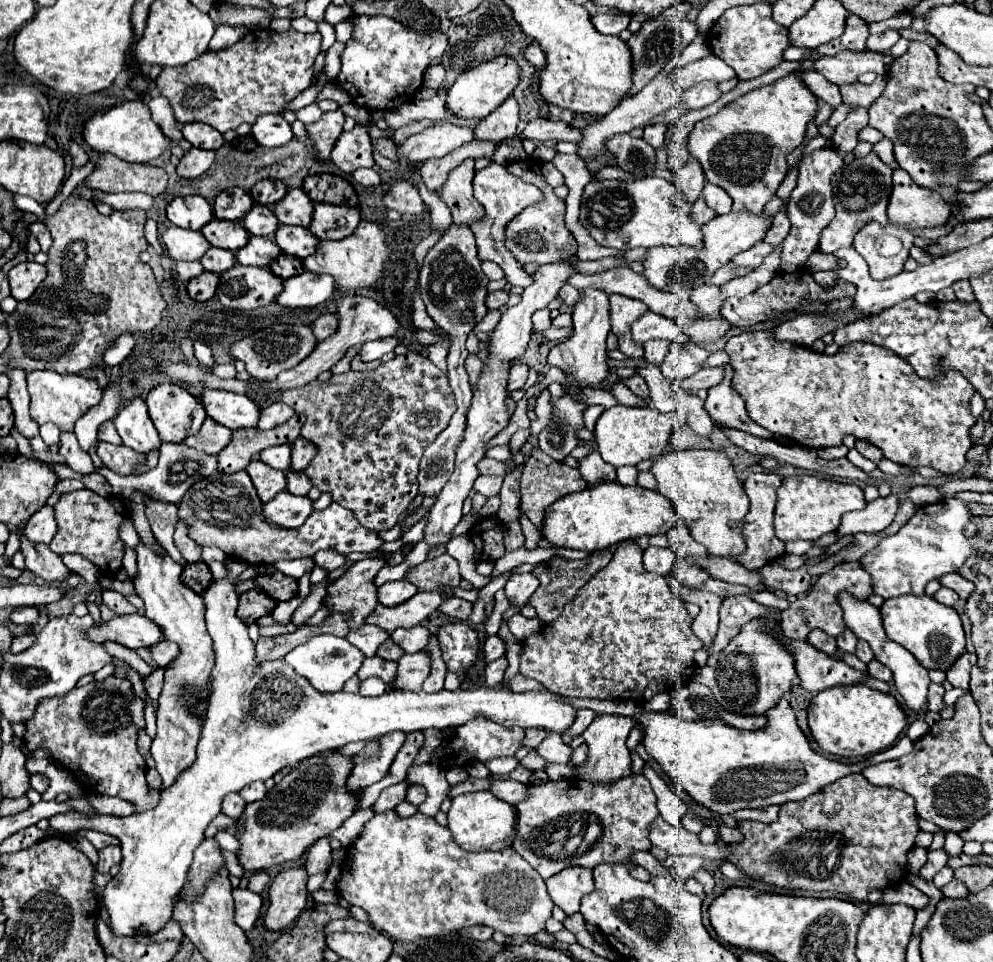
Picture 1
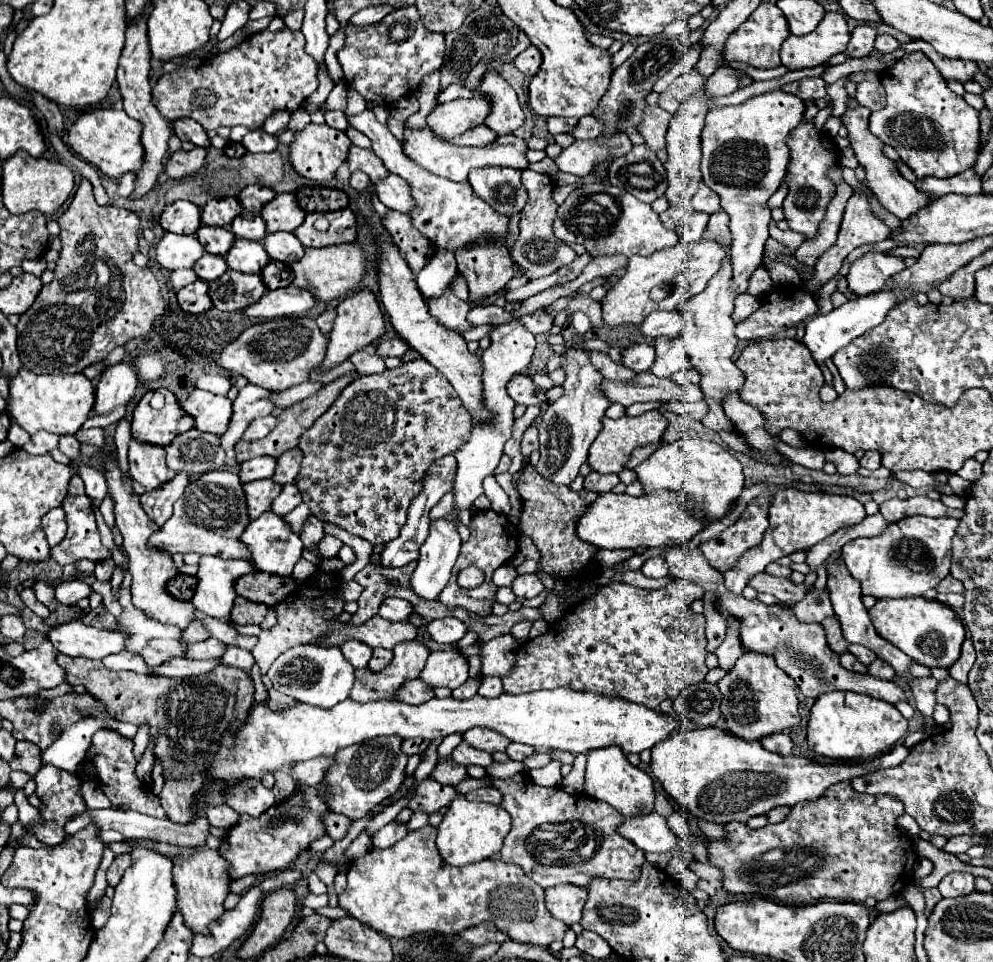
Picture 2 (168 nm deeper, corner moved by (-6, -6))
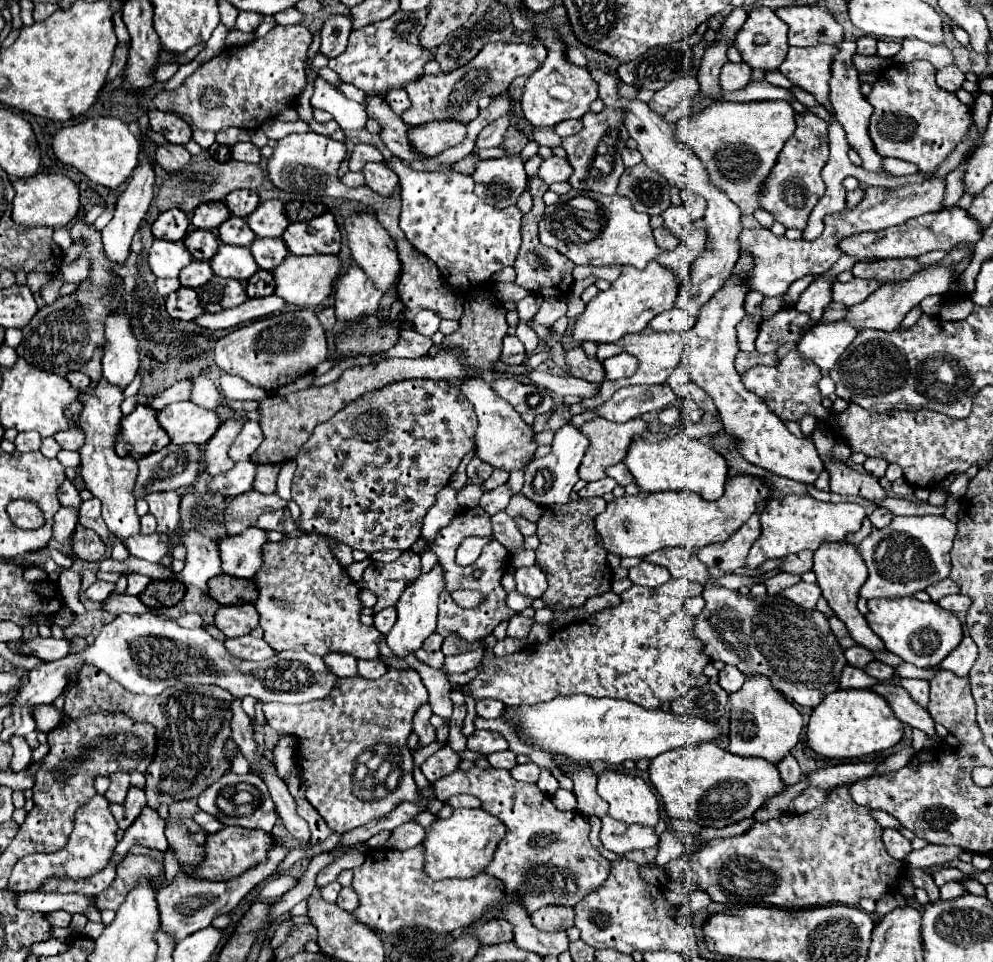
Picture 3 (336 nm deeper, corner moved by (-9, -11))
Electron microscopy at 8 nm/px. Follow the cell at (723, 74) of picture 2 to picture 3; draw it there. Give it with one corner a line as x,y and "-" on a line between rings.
727,63
721,69
723,91
739,91
751,81
751,67
747,63

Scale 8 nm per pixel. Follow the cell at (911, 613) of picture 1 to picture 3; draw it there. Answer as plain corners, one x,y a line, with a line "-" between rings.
915,597
871,599
869,613
865,617
873,633
885,643
887,651
917,667
939,665
959,645
959,639
963,639
961,621
949,611
943,611
935,601
923,603

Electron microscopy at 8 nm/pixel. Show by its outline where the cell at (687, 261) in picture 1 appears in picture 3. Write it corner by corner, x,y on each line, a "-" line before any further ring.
655,259
645,269
627,265
623,267
619,279
611,283
607,291
599,291
599,295
587,303
583,315
573,325
573,339
579,343
583,341
615,343
623,335
641,333
655,315
673,309
679,291
681,291
681,283
677,279
677,273
673,269
663,267

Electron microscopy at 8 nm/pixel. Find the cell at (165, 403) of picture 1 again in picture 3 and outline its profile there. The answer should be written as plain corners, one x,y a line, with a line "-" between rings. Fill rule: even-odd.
137,405
135,411
121,421
121,439
117,439
115,451
119,455
131,453
133,459
141,459
149,453
155,453
169,445
167,433
163,427
159,427
159,421
155,419
157,411
147,405
-
131,447
131,451
127,451

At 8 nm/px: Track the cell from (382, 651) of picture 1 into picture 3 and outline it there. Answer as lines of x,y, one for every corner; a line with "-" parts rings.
359,659
357,667
359,667
359,675
365,679
379,679
387,673
387,665
381,659
373,659
373,661

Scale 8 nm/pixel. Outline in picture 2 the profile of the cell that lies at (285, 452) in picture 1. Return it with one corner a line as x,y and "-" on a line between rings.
268,456
250,458
250,460
242,462
242,464
240,464
240,470
238,470
240,482
246,484
246,482
270,478
270,476
272,476
272,470
274,470
274,464
276,464
276,460
274,460
274,458
268,458

